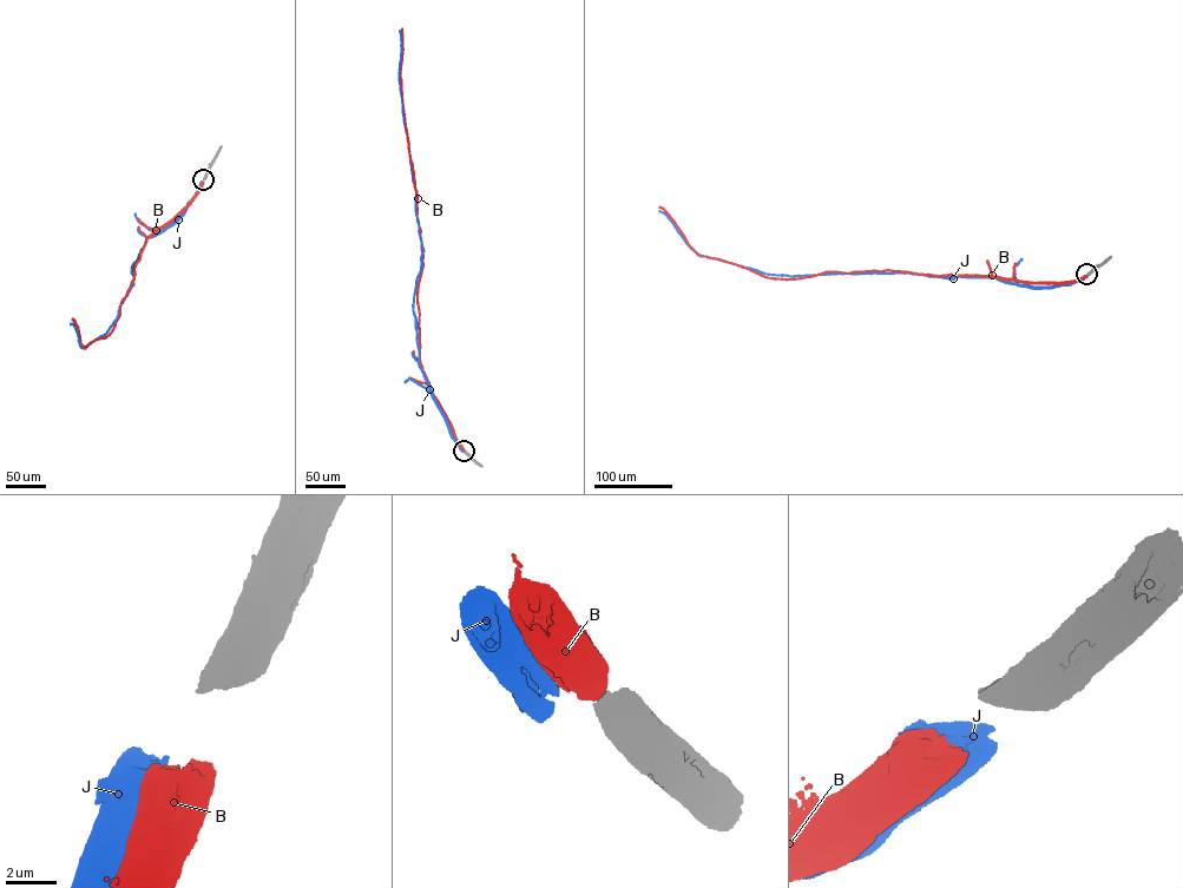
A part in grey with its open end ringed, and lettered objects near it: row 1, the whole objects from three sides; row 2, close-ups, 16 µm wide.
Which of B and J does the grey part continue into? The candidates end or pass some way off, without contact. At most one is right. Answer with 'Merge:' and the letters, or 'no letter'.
Merge: B

